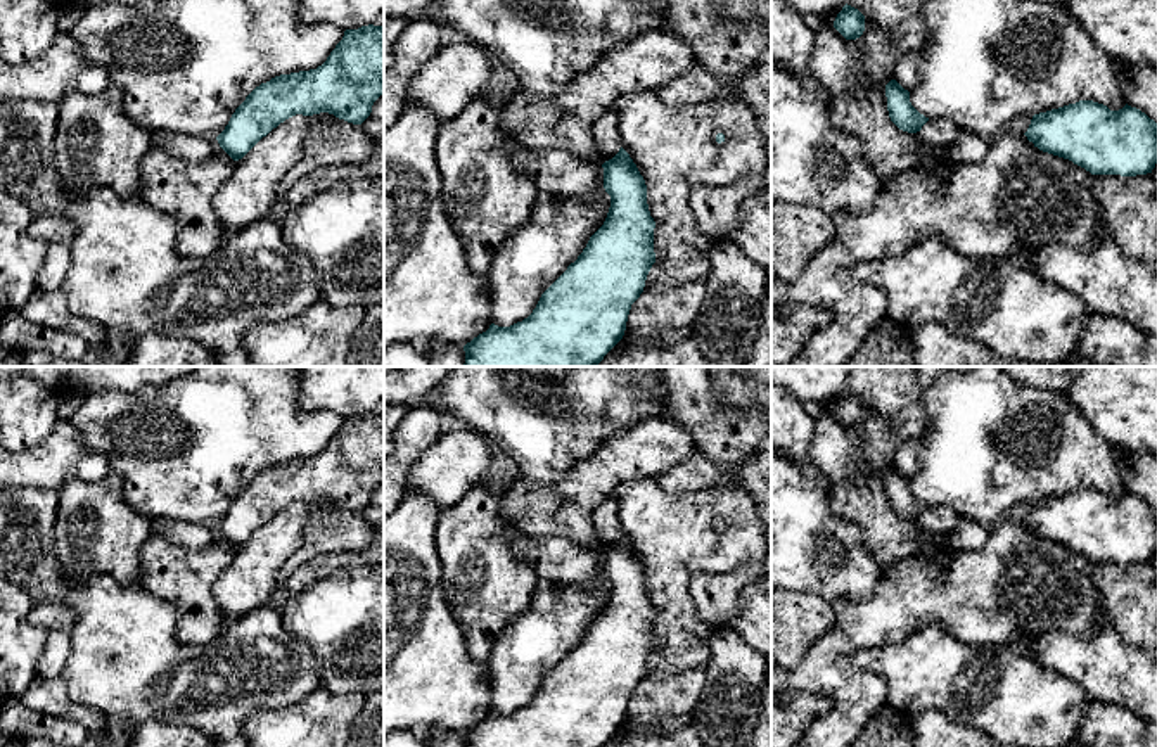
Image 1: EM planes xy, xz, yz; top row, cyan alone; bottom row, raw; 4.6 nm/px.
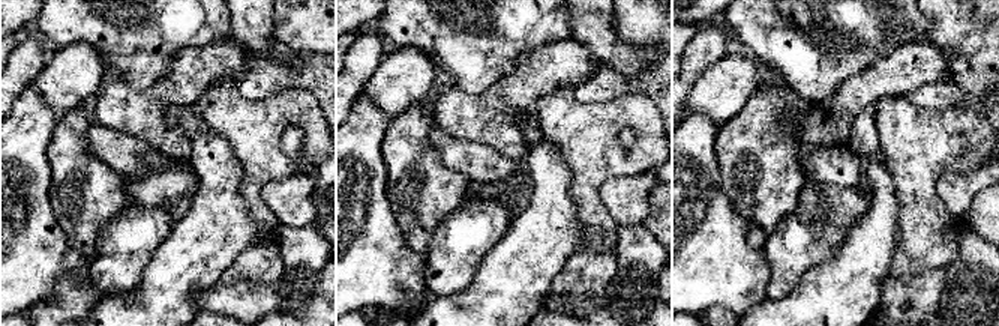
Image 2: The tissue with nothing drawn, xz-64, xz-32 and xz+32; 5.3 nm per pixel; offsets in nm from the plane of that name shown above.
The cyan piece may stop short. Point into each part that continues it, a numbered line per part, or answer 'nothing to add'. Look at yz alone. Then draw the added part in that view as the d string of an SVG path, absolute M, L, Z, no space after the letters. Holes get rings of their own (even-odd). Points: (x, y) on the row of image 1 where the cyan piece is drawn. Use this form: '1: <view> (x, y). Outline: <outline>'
nothing to add

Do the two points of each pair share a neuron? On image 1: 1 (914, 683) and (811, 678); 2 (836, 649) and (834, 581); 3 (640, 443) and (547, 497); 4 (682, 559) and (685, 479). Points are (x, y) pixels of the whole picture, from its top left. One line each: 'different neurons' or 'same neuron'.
1: different neurons
2: different neurons
3: same neuron
4: different neurons

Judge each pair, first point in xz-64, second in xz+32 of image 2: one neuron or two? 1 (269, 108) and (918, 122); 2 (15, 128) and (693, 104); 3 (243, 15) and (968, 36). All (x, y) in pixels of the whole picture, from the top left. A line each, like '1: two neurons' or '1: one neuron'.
1: one neuron
2: two neurons
3: one neuron

